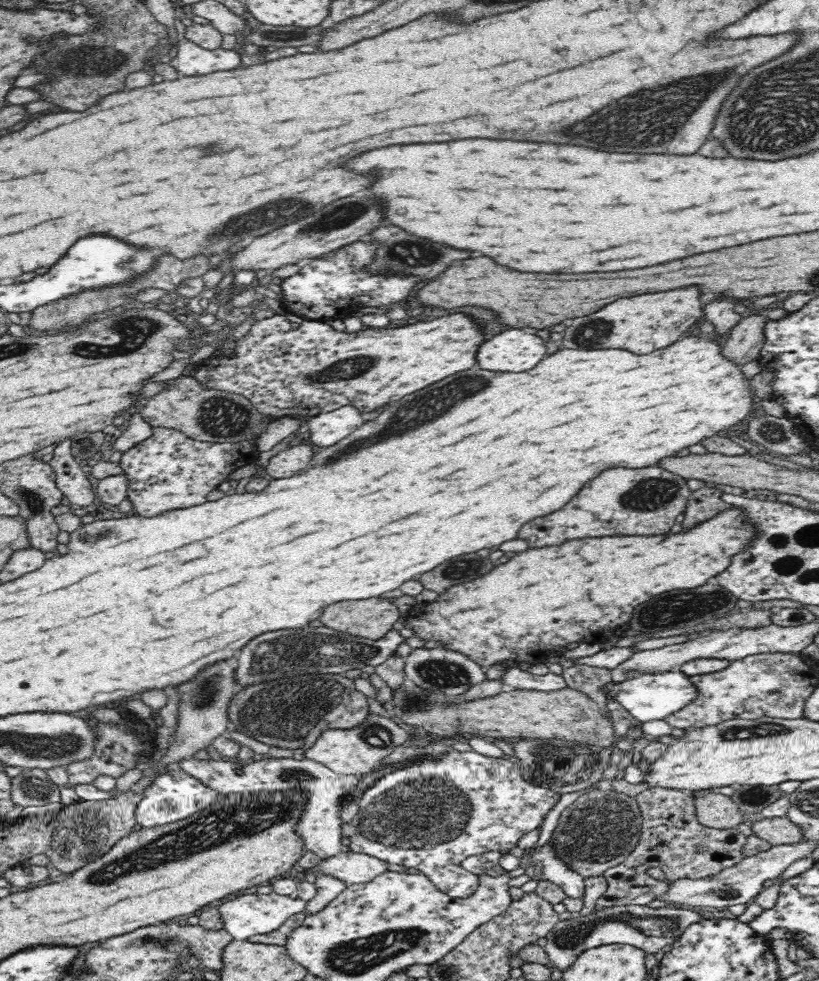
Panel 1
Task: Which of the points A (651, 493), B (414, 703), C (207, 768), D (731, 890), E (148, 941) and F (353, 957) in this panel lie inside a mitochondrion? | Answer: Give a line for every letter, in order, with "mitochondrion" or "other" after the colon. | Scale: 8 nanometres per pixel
A: mitochondrion
B: mitochondrion
C: other
D: mitochondrion
E: mitochondrion
F: mitochondrion

